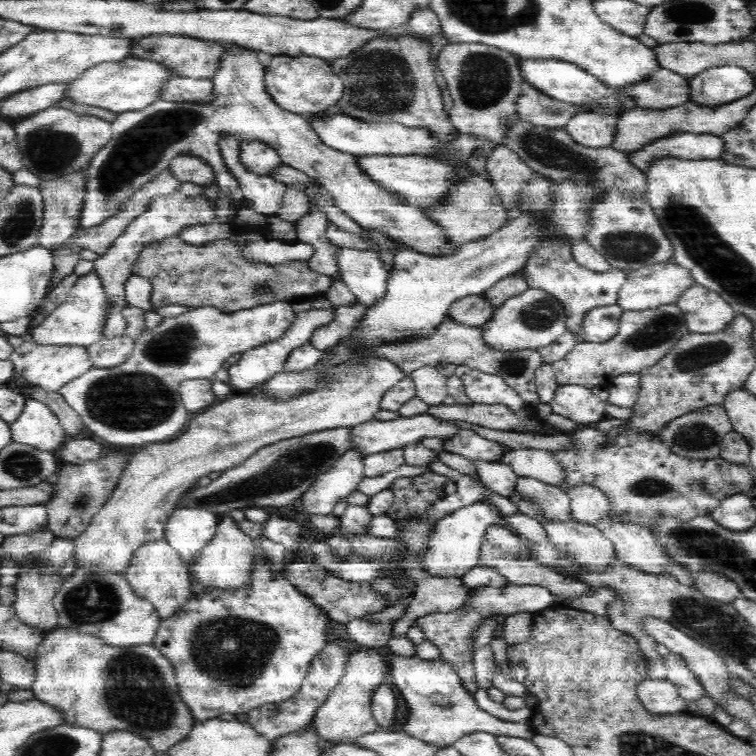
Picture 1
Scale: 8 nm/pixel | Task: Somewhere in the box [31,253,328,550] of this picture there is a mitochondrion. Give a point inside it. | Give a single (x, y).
(136, 400)

